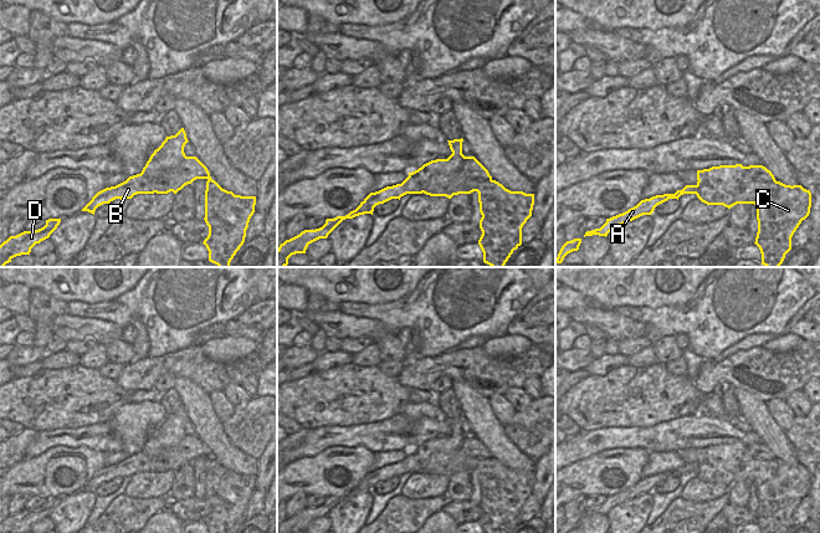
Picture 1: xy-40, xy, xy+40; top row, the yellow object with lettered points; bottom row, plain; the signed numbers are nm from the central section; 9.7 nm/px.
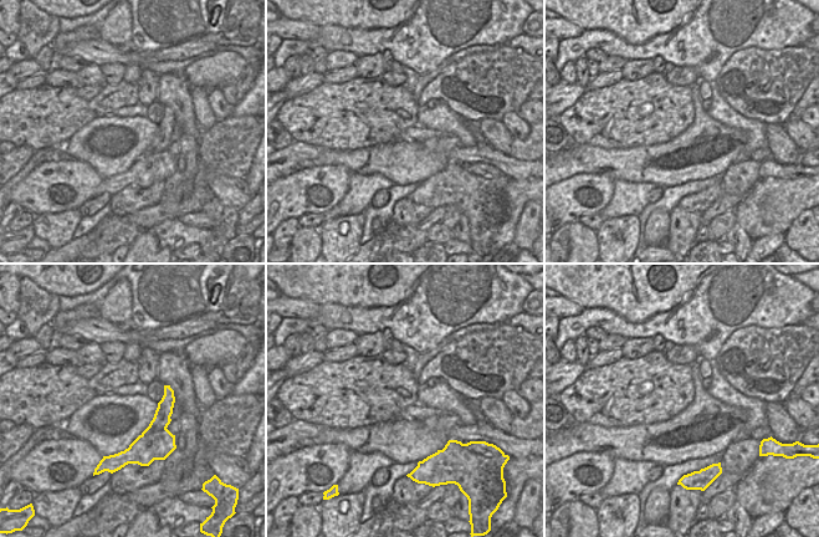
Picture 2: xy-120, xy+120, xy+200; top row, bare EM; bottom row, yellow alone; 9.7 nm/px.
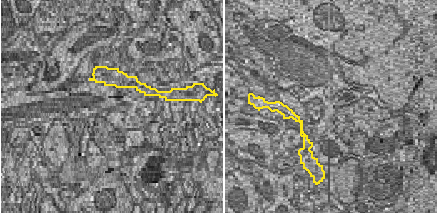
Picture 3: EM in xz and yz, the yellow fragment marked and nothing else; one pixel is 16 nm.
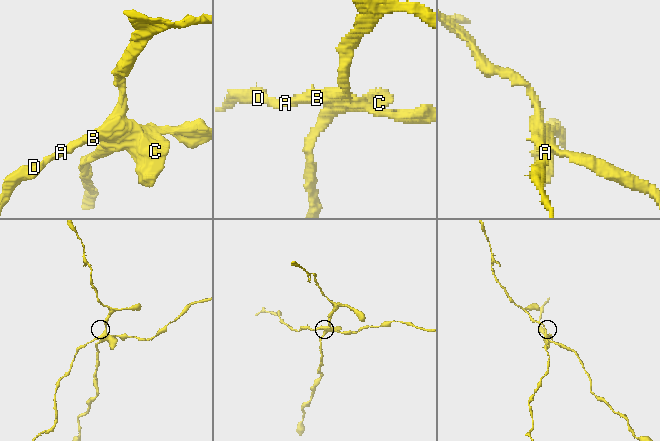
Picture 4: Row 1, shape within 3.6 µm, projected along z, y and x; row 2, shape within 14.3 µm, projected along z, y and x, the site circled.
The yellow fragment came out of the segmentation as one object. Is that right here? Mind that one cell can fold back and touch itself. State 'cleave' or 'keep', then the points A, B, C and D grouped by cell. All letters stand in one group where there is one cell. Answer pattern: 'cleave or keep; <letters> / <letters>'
cleave; A B D / C

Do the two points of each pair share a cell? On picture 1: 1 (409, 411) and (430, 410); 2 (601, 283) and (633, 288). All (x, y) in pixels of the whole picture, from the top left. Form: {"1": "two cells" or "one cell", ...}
{"1": "one cell", "2": "one cell"}

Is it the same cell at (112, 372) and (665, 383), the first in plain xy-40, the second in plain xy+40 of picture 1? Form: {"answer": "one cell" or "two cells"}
{"answer": "two cells"}

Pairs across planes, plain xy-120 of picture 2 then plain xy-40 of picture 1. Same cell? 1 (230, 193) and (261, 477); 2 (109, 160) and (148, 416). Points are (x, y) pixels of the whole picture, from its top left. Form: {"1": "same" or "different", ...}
{"1": "different", "2": "same"}

